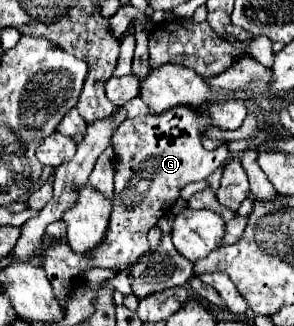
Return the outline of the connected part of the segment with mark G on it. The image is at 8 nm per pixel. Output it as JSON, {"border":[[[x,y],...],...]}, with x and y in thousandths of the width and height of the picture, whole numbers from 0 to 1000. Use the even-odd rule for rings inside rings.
{"border":[[[592,331],[585,344],[558,344],[558,356],[497,350],[469,362],[435,362],[429,380],[381,417],[388,460],[388,620],[381,656],[361,699],[361,724],[340,755],[306,773],[265,779],[245,773],[231,742],[184,736],[156,761],[156,785],[143,822],[156,828],[163,859],[184,877],[184,908],[204,926],[211,951],[224,920],[245,914],[259,865],[286,834],[313,822],[374,822],[388,834],[429,828],[442,810],[469,798],[490,773],[503,773],[503,706],[531,693],[537,669],[558,663],[612,601],[612,583],[667,552],[701,552],[735,515],[748,515],[776,485],[776,454],[748,448],[735,460],[687,454],[687,405],[714,387],[714,356],[680,356],[646,331]]]}

